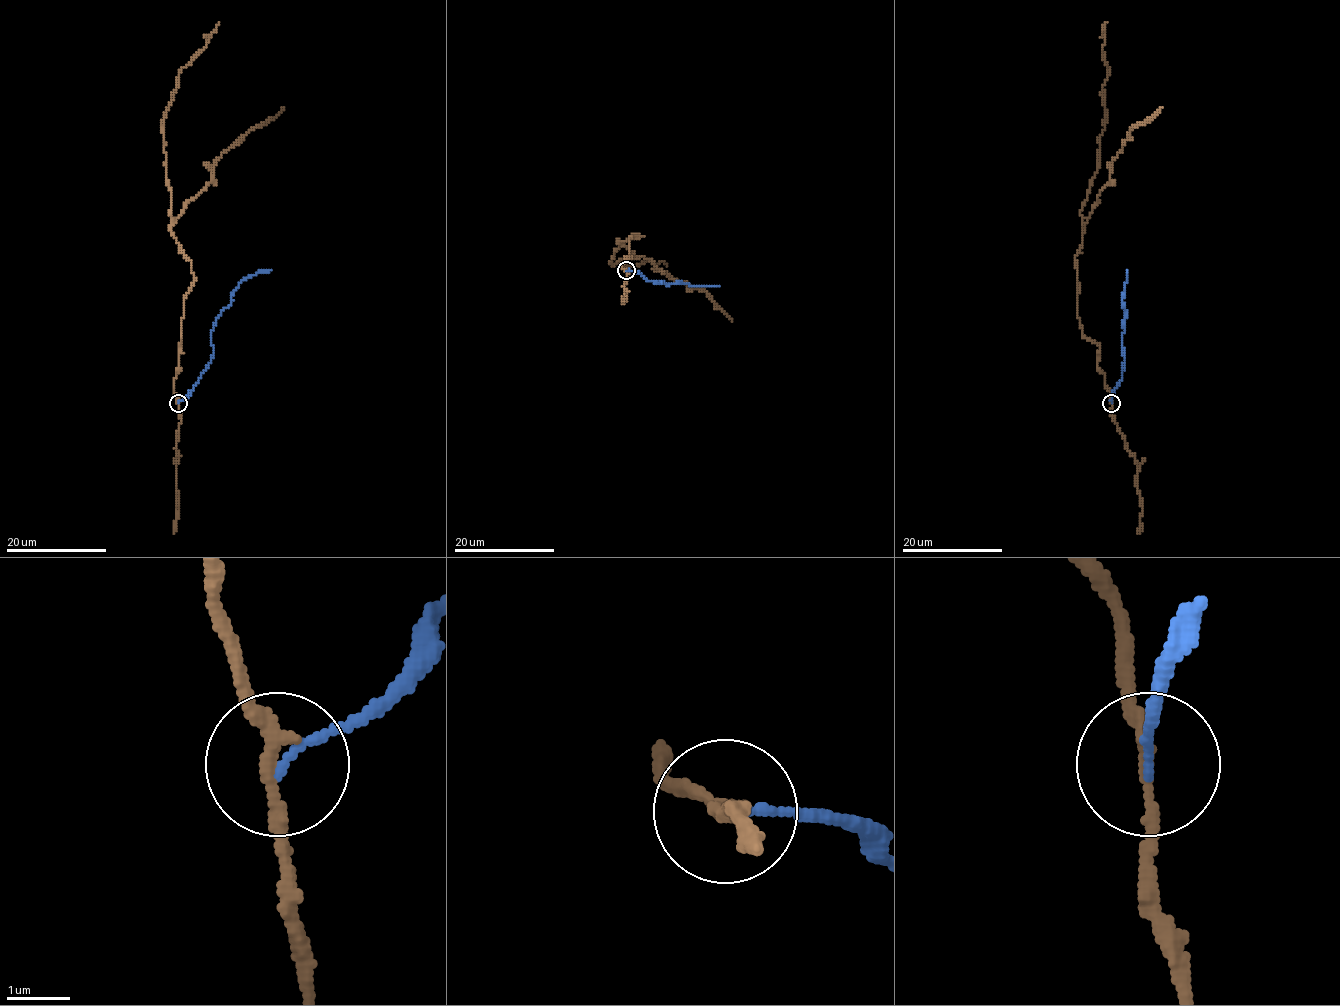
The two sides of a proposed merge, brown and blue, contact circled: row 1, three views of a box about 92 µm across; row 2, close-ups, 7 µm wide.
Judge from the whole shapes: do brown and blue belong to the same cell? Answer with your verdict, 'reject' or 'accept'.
reject

